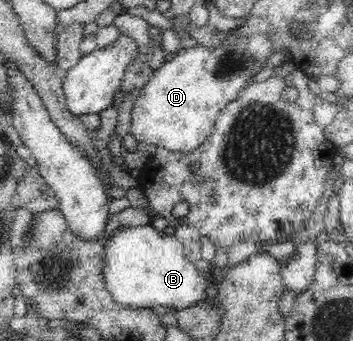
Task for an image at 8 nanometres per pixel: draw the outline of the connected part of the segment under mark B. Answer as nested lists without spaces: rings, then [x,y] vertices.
[[[149,222],[146,226],[117,231],[106,244],[104,285],[116,303],[139,309],[162,306],[178,312],[198,305],[210,296],[206,290],[215,278],[198,271],[196,264],[186,257],[182,242],[172,233],[162,235],[159,231],[160,223]]]

